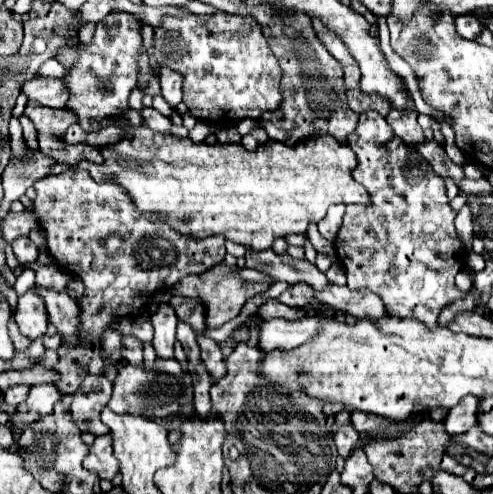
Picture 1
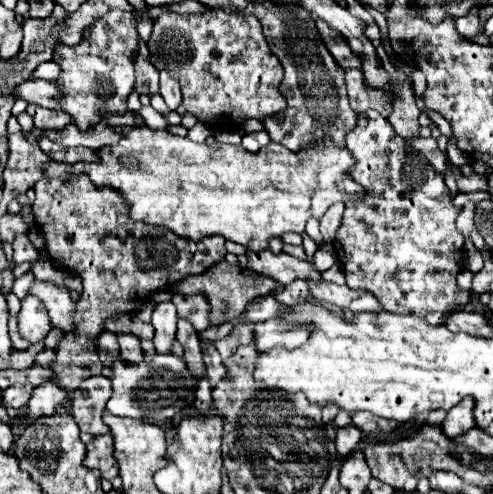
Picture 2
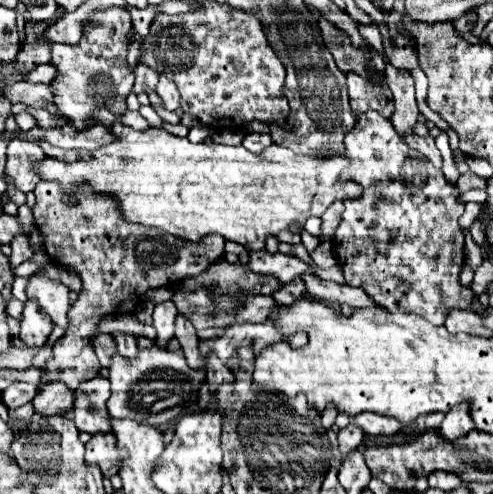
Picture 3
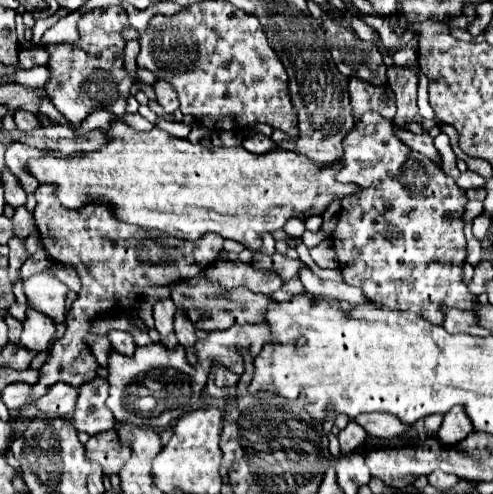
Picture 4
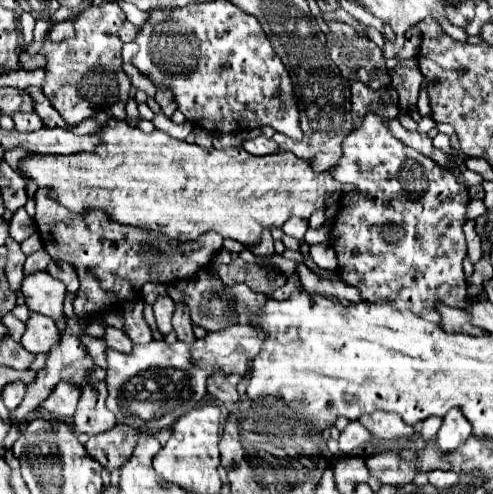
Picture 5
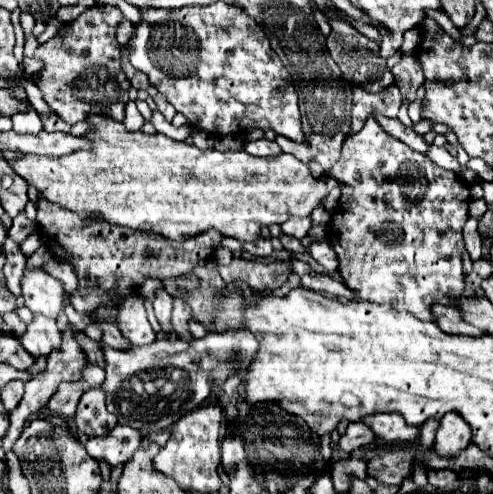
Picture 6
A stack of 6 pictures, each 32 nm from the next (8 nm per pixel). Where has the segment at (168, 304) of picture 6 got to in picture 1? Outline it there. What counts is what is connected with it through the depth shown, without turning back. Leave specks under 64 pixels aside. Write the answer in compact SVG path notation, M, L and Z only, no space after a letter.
M160 304L158 312L152 314L152 326L154 326L154 350L160 358L174 358L174 342L176 342L176 314L168 304Z

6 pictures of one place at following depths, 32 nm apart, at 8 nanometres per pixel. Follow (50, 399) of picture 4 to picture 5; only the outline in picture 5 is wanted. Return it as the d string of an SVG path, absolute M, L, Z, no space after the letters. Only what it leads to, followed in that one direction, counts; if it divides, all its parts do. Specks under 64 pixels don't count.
M60 382L50 392L50 396L40 402L40 410L44 414L48 414L52 420L72 418L72 414L76 410L78 396L80 396L80 386L74 386L74 384L68 384L68 382Z

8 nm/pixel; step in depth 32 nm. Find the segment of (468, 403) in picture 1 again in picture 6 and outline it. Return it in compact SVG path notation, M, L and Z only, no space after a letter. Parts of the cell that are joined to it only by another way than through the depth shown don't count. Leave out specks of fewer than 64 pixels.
M448 412L440 420L434 448L440 456L454 456L470 442L470 426L458 412Z

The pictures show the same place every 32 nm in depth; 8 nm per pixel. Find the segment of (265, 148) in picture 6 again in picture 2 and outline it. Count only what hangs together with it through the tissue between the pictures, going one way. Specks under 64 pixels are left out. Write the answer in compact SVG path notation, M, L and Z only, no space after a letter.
M262 130L262 132L252 132L252 134L246 134L244 138L242 138L242 146L246 148L246 150L250 150L250 152L258 152L258 148L262 148L262 146L266 146L270 142L270 136Z

